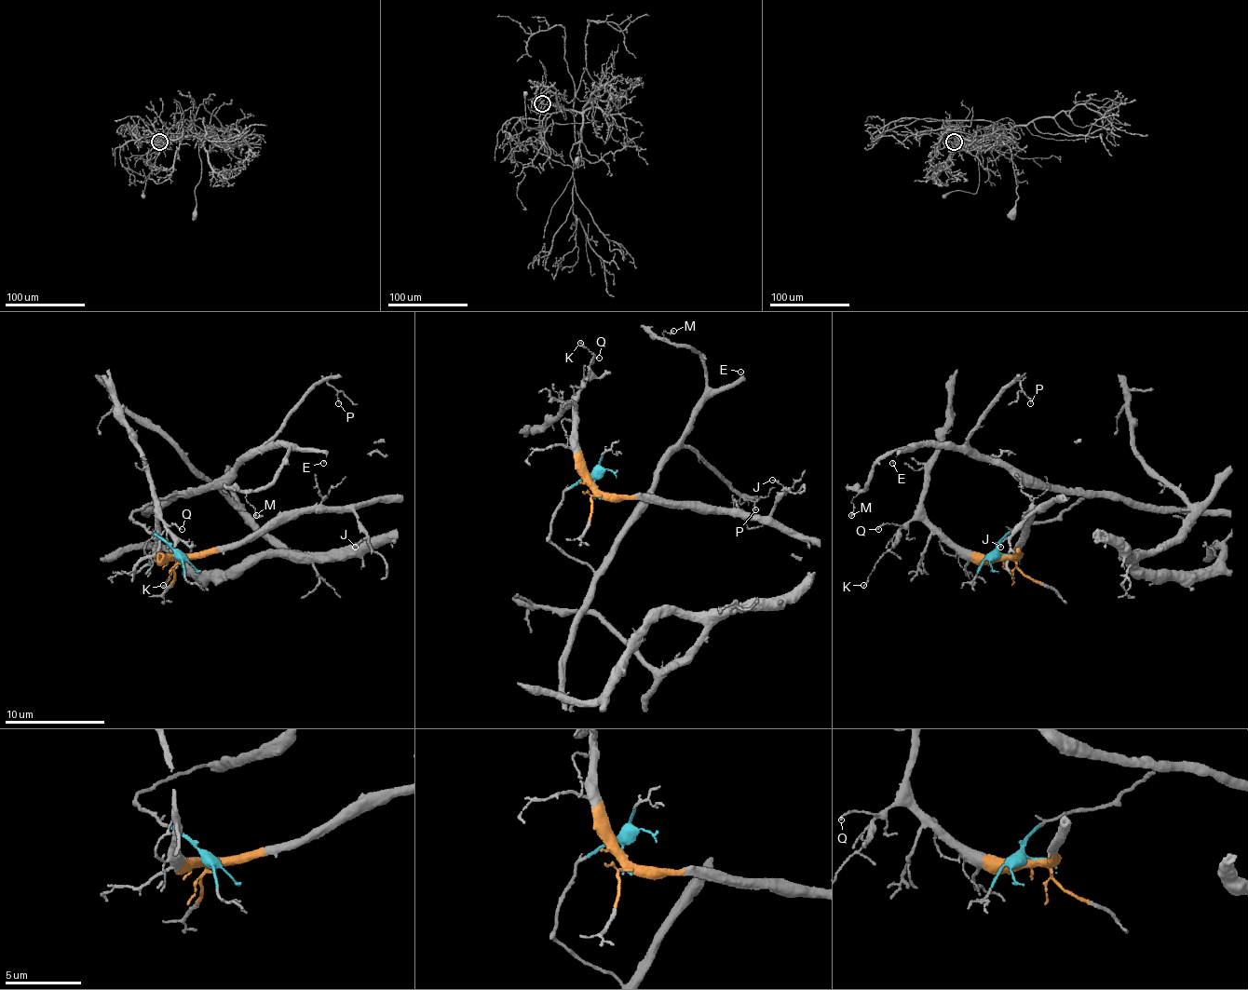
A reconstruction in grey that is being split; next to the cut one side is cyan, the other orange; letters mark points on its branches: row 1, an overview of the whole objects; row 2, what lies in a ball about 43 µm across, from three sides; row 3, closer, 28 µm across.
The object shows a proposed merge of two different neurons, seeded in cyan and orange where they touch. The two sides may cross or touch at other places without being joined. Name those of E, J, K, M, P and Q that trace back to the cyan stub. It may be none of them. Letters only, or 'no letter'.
E, M, P

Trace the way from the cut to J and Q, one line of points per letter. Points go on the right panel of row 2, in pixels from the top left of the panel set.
J: (1010, 556), (1020, 549), (1032, 513), (1037, 510), (1000, 546)
Q: (1010, 556), (983, 556), (955, 550), (923, 521), (885, 523), (877, 528)

